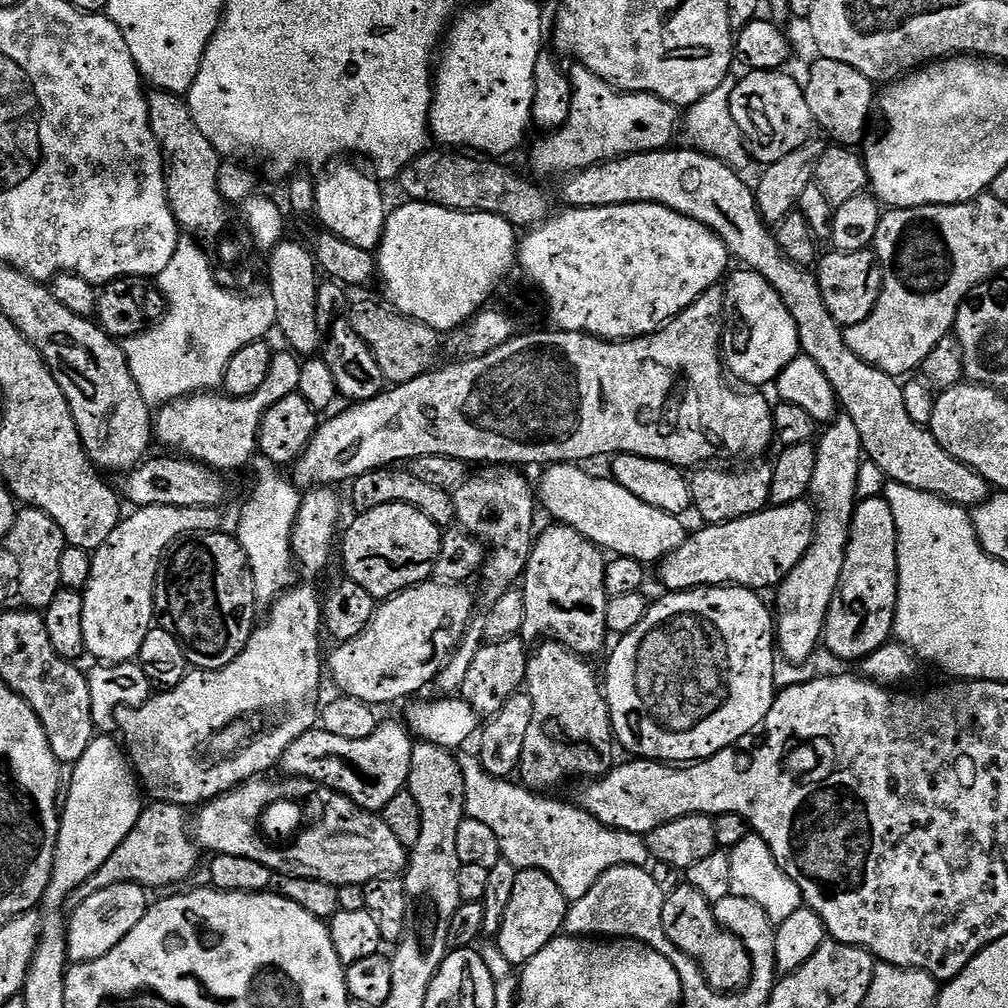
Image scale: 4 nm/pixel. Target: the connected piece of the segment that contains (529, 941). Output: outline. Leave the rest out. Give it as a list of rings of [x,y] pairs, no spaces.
[[[521,868],[514,878],[514,891],[502,917],[502,926],[494,938],[495,946],[502,950],[506,962],[514,966],[528,963],[538,950],[564,932],[569,901],[562,894],[558,882],[537,868]]]

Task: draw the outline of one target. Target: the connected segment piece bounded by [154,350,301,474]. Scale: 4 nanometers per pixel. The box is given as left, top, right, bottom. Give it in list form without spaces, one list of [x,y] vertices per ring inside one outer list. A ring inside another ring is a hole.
[[[277,351],[273,355],[270,374],[266,374],[266,382],[262,382],[262,386],[252,396],[229,396],[227,394],[213,394],[211,391],[207,391],[186,396],[182,400],[172,400],[163,405],[154,420],[155,439],[159,443],[161,440],[162,443],[169,444],[172,448],[181,448],[184,451],[181,453],[187,459],[199,460],[200,463],[215,468],[218,472],[231,474],[231,472],[238,471],[239,468],[246,467],[251,462],[252,455],[255,457],[258,452],[256,435],[260,429],[262,414],[266,414],[266,410],[270,406],[274,406],[274,402],[286,398],[286,394],[296,391],[298,386],[301,361],[291,351],[283,351]]]

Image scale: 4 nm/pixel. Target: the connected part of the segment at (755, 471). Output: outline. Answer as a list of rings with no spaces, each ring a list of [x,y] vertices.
[[[760,458],[755,462],[744,462],[741,468],[736,466],[700,466],[691,473],[688,480],[692,495],[694,512],[704,519],[705,525],[725,524],[750,514],[758,514],[770,504],[770,486],[772,485],[772,464]]]

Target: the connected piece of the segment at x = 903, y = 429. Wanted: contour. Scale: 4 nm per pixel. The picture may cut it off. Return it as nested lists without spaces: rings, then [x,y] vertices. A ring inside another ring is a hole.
[[[680,146],[677,152],[672,151],[636,152],[571,173],[564,184],[565,205],[574,208],[607,208],[610,204],[664,204],[670,210],[706,226],[728,247],[729,257],[736,259],[737,256],[744,263],[741,265],[745,269],[766,278],[766,282],[770,282],[778,298],[782,298],[786,310],[790,310],[790,318],[794,318],[801,353],[813,359],[815,365],[826,374],[826,379],[833,387],[843,415],[848,416],[850,422],[854,422],[855,428],[858,429],[858,438],[862,438],[864,456],[876,463],[884,477],[891,483],[914,486],[914,490],[929,492],[961,506],[975,506],[988,499],[990,495],[988,481],[983,480],[970,466],[958,462],[958,458],[946,454],[946,450],[942,450],[934,434],[925,425],[914,422],[910,414],[906,414],[901,381],[870,366],[865,360],[858,358],[858,354],[854,354],[850,346],[846,346],[844,329],[838,322],[834,322],[834,314],[826,310],[826,298],[822,298],[822,290],[816,281],[815,271],[798,266],[798,262],[791,261],[780,248],[773,229],[765,222],[758,210],[753,185],[747,184],[740,177],[743,175],[737,169],[729,168],[718,158],[707,156],[704,152],[697,152],[687,146]]]

